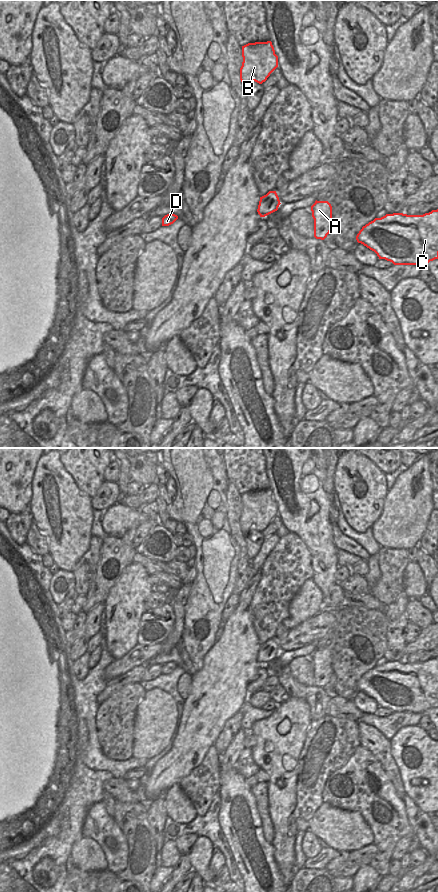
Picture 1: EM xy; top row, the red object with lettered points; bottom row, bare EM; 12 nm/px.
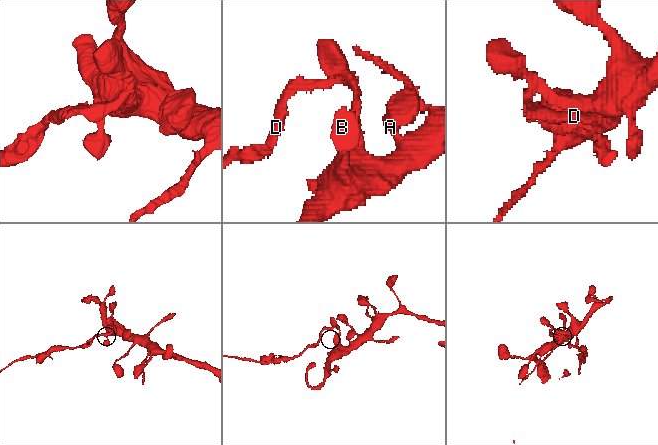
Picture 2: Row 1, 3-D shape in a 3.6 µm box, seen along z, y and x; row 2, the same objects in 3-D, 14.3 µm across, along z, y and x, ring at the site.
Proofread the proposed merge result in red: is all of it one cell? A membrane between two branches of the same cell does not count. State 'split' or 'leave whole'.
split

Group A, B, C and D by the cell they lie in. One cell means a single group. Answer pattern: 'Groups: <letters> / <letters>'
Groups: A B C / D.

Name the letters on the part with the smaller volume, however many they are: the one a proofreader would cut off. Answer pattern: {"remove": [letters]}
{"remove": ["D"]}

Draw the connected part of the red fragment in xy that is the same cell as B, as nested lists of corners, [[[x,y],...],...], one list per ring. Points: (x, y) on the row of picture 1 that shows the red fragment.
[[[271,41],[248,43],[242,46],[242,57],[240,80],[244,88],[251,81],[262,84],[278,67],[278,56]]]

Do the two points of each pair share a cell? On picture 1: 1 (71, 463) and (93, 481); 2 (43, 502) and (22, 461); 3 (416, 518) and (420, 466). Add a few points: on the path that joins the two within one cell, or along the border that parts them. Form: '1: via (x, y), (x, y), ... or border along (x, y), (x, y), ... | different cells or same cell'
1: via (76, 464), (88, 476) | same cell
2: border along (39, 458), (31, 482), (31, 499), (29, 503) | different cells
3: via (410, 505), (411, 479) | same cell

